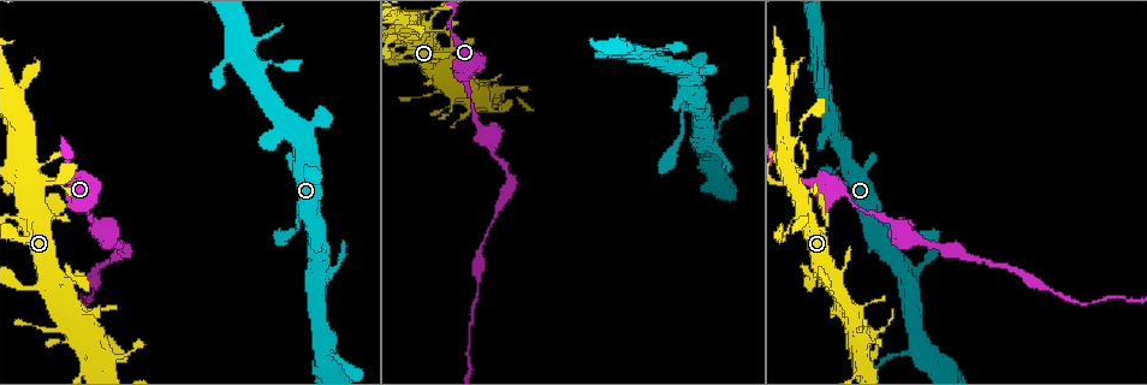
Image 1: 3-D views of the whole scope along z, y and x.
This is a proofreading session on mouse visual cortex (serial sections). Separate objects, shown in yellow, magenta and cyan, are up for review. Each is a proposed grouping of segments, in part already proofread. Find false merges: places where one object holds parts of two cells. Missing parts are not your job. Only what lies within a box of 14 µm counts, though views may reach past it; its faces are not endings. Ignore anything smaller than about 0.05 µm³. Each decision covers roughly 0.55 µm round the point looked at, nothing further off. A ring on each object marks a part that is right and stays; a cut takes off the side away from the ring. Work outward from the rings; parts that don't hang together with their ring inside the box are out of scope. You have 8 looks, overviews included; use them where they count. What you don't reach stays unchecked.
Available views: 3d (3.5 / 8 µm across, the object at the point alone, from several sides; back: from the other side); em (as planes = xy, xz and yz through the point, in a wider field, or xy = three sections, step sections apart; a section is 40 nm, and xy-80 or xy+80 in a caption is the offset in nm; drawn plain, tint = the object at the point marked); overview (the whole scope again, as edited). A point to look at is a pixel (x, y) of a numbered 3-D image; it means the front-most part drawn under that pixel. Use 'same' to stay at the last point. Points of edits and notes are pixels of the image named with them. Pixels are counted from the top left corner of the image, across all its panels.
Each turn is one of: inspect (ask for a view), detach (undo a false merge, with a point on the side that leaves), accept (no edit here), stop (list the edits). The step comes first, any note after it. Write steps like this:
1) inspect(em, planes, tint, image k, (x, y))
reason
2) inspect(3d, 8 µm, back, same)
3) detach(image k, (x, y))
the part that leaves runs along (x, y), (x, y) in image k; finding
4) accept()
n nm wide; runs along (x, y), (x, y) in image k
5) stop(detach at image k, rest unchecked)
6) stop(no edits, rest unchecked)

inspect(3d, 3.5 µm, image 1, (22, 150))
arms part here

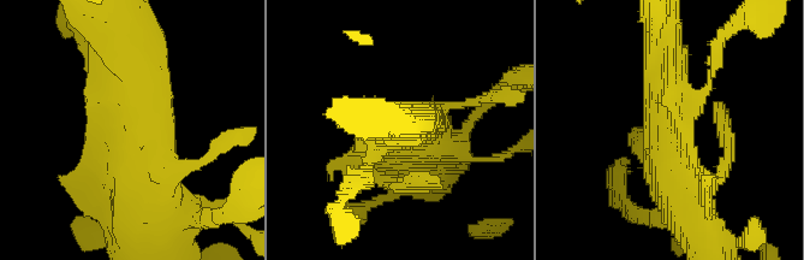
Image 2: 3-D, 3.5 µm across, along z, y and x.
inspect(em, xy, step 3, tint, image 2, (674, 121))

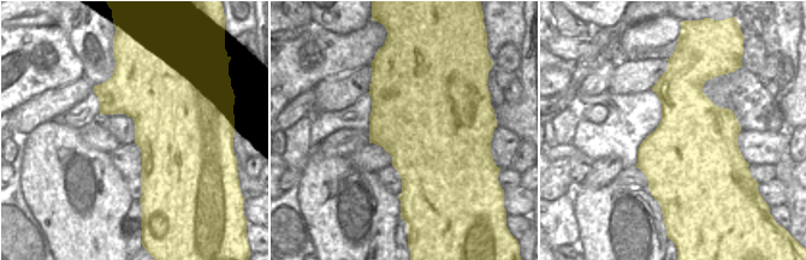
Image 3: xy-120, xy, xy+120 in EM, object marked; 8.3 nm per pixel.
accept()
runs along (690, 208), (668, 153), (662, 53) in image 2; continuous, no second cell

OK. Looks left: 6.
inspect(3d, 3.5 µm, image 1, (113, 259))
thick turns thin

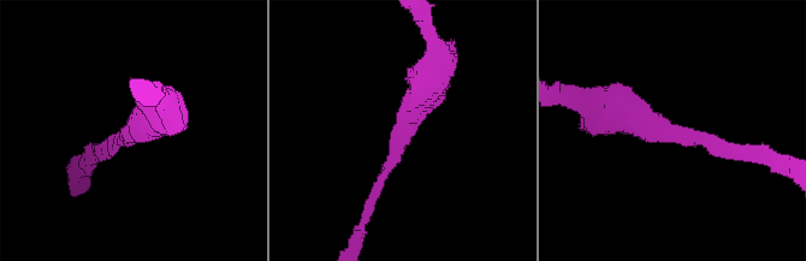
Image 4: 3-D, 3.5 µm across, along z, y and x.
inspect(em, xy, step 2, tint, image 4, (134, 132))
arms of 150, 450 nm; need the tissue

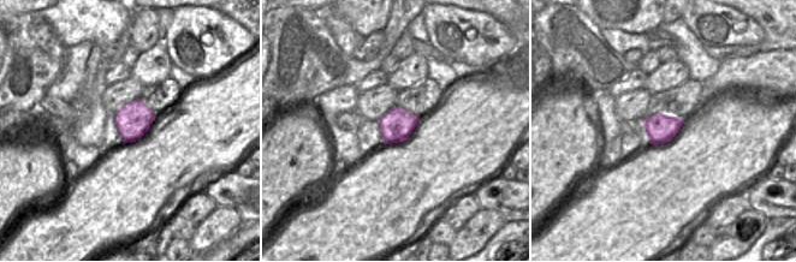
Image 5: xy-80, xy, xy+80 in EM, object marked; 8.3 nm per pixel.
accept()
runs along (438, 66), (375, 193) in image 4; all the same cell

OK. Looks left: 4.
inspect(3d, 3.5 µm, image 1, (312, 164))
a narrow waist

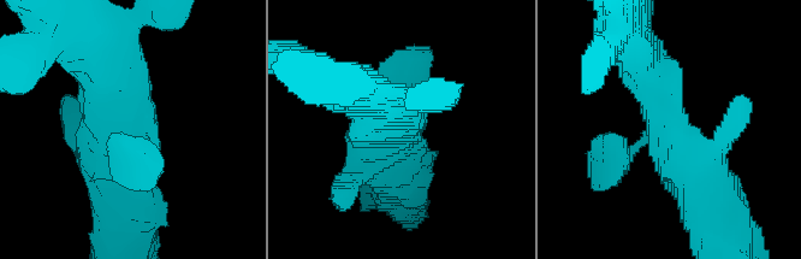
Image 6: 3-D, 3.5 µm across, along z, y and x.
inspect(em, xy, step 2, tint, image 6, (134, 128))

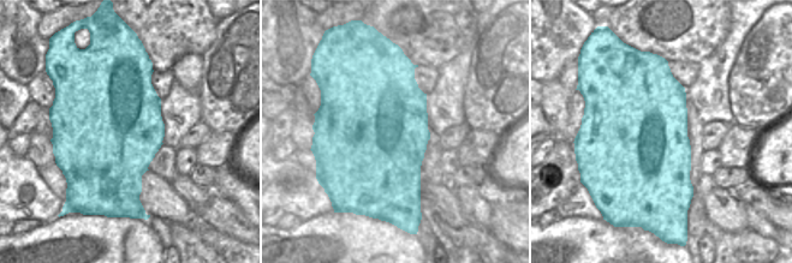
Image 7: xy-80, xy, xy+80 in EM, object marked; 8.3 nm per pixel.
inspect(em, planes, tint, same)
another direction

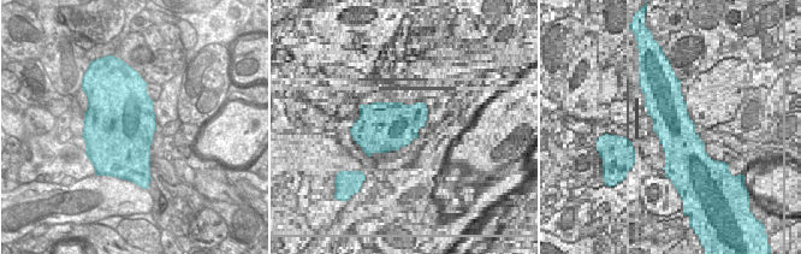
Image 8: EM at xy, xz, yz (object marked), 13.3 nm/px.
accept()
runs along (702, 204), (641, 71) in image 6; all the same cell

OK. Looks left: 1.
stop(no edits, rest unchecked)

